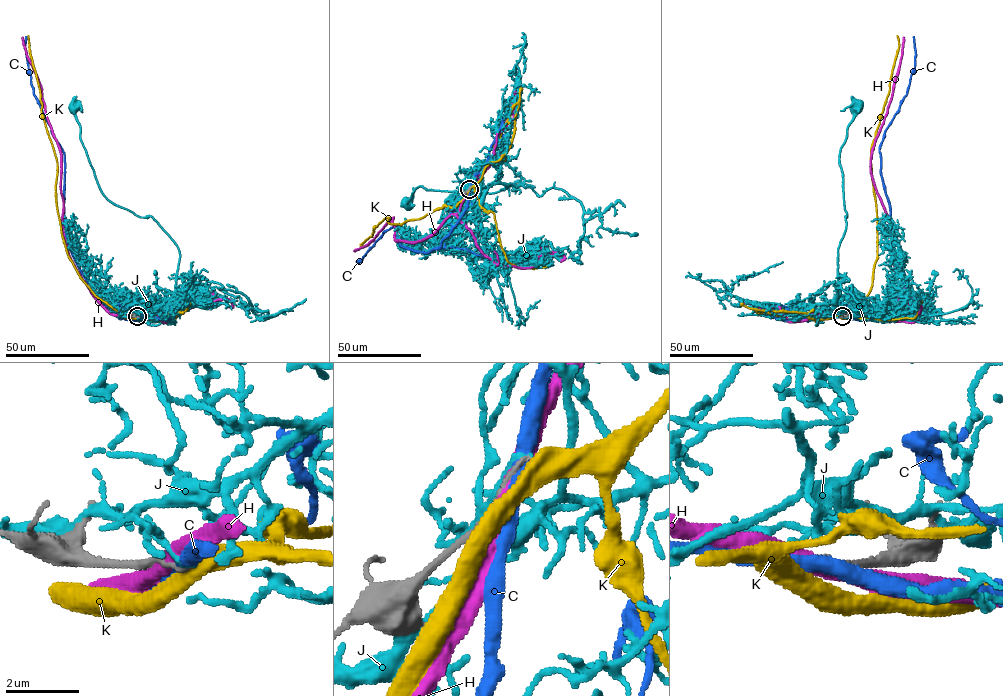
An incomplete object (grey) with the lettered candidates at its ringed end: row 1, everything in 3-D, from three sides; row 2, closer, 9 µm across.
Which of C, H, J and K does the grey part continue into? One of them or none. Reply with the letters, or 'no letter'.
no letter

